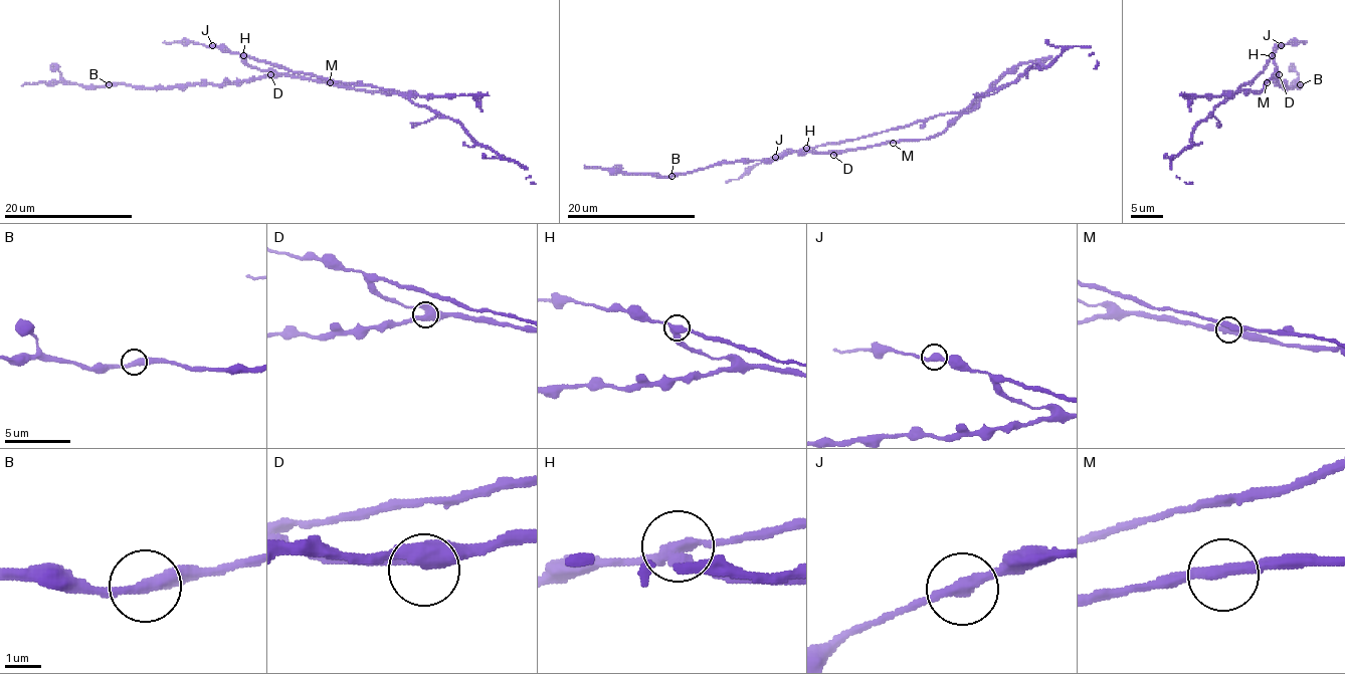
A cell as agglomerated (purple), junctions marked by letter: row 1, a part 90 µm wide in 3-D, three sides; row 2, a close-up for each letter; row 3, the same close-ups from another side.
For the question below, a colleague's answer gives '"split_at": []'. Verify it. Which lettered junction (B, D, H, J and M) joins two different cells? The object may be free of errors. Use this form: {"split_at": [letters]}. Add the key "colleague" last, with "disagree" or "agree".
{"split_at": ["H"], "colleague": "disagree"}

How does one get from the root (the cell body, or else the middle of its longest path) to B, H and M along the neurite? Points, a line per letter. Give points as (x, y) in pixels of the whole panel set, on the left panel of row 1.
B: (312, 79), (265, 74), (222, 84), (176, 84), (166, 87), (109, 84)
H: (312, 79), (260, 71), (252, 68), (243, 55)
M: (312, 79), (330, 82)

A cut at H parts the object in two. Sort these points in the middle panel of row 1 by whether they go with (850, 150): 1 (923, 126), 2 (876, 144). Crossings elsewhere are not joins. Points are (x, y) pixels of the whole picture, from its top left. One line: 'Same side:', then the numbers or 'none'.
Same side: 2

